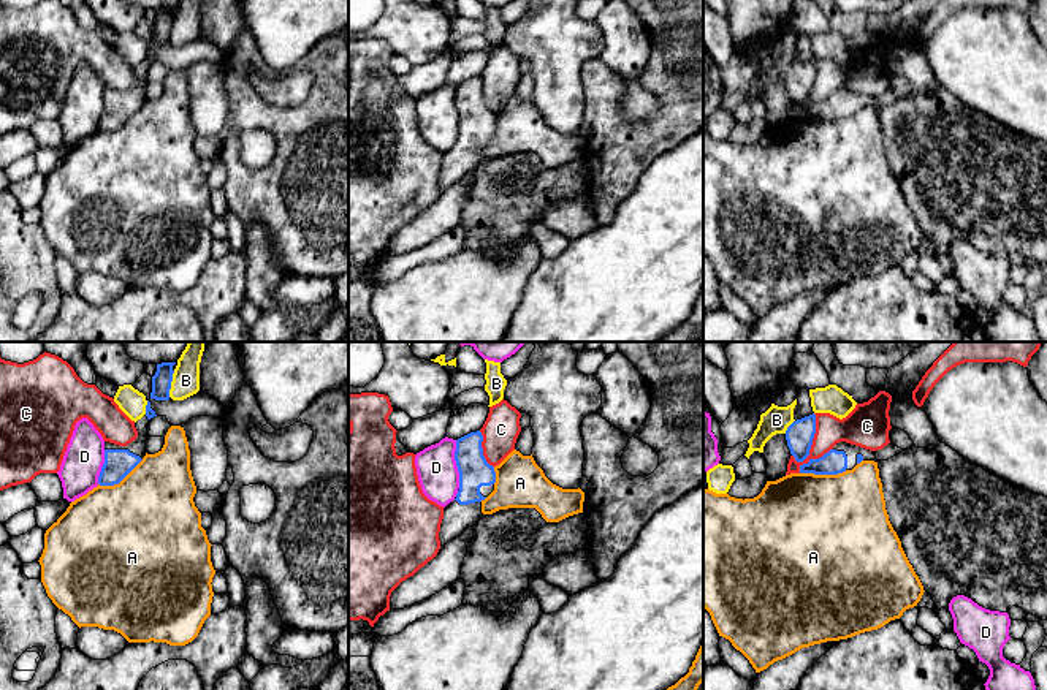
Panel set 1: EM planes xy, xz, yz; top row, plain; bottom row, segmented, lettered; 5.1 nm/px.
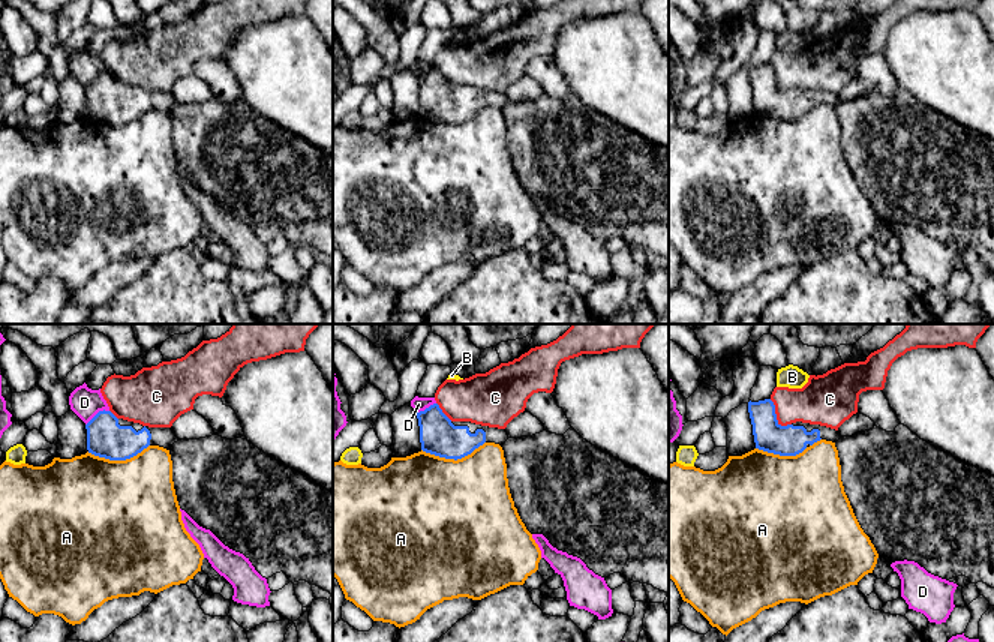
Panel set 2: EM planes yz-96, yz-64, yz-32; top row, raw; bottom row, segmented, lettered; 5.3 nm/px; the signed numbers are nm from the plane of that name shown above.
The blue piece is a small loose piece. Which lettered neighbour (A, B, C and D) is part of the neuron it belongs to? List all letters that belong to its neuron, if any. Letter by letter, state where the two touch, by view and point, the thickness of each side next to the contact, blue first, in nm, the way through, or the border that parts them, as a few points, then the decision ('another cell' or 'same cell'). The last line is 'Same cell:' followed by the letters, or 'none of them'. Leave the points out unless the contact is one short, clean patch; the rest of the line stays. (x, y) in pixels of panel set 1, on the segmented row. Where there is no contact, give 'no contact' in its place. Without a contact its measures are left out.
A: contact yz (822, 473); calibres 120 and 500 nm; border yz (846, 470), (837, 473), (800, 473); another cell
B: contact xy (170, 383); calibres 100 and 140 nm; another cell
C: contact yz (811, 443); calibres 140 and 170 nm; border yz (814, 413), (813, 443), (799, 472); another cell
D: contact xz (456, 464); calibres 160 and 200 nm; border xz (455, 440), (455, 466), (460, 488); another cell
Same cell: none of them

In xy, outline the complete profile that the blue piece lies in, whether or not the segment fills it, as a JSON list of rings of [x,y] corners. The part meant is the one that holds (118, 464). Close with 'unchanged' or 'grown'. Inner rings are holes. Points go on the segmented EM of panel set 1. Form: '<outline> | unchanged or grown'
[[[147,400],[146,415],[135,423],[138,437],[127,446],[119,446],[105,442],[105,464],[101,467],[98,484],[114,486],[119,484],[146,456],[147,423],[157,416]]] | grown

